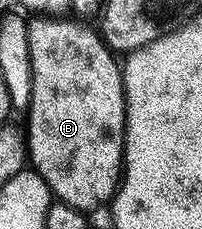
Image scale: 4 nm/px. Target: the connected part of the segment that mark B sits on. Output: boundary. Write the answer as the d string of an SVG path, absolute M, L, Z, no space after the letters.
M34 17L28 23L30 33L30 64L32 65L32 93L30 94L30 135L38 139L38 164L36 170L40 178L50 187L51 196L57 202L66 203L83 213L91 213L97 207L111 202L122 178L124 148L126 145L126 90L122 88L122 67L117 63L110 49L102 42L101 34L82 23L73 23L68 17Z

